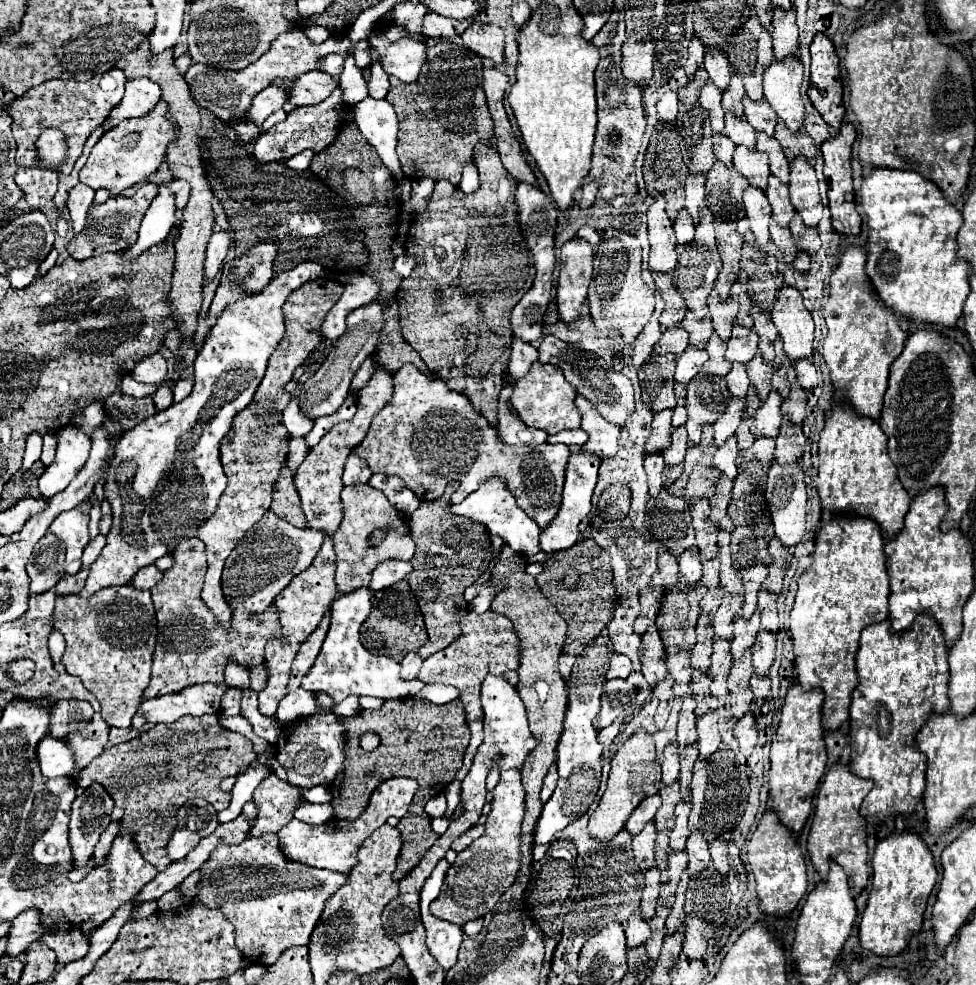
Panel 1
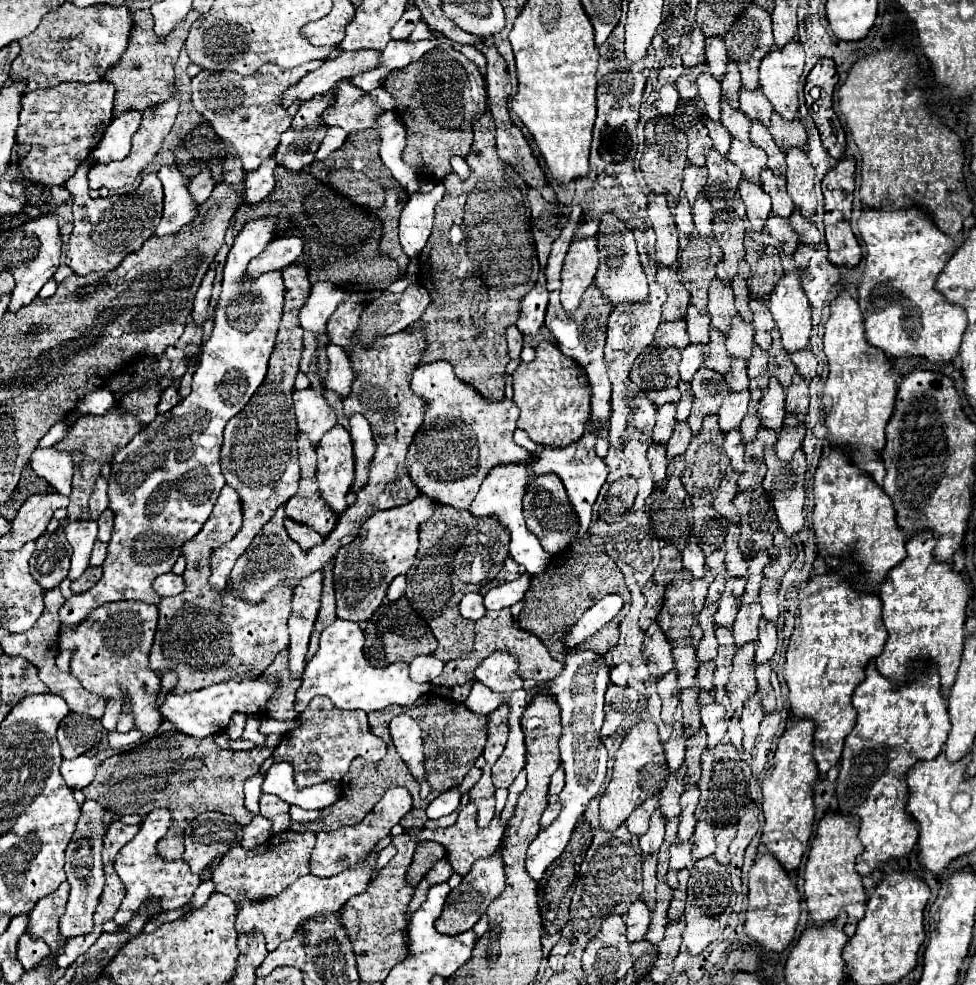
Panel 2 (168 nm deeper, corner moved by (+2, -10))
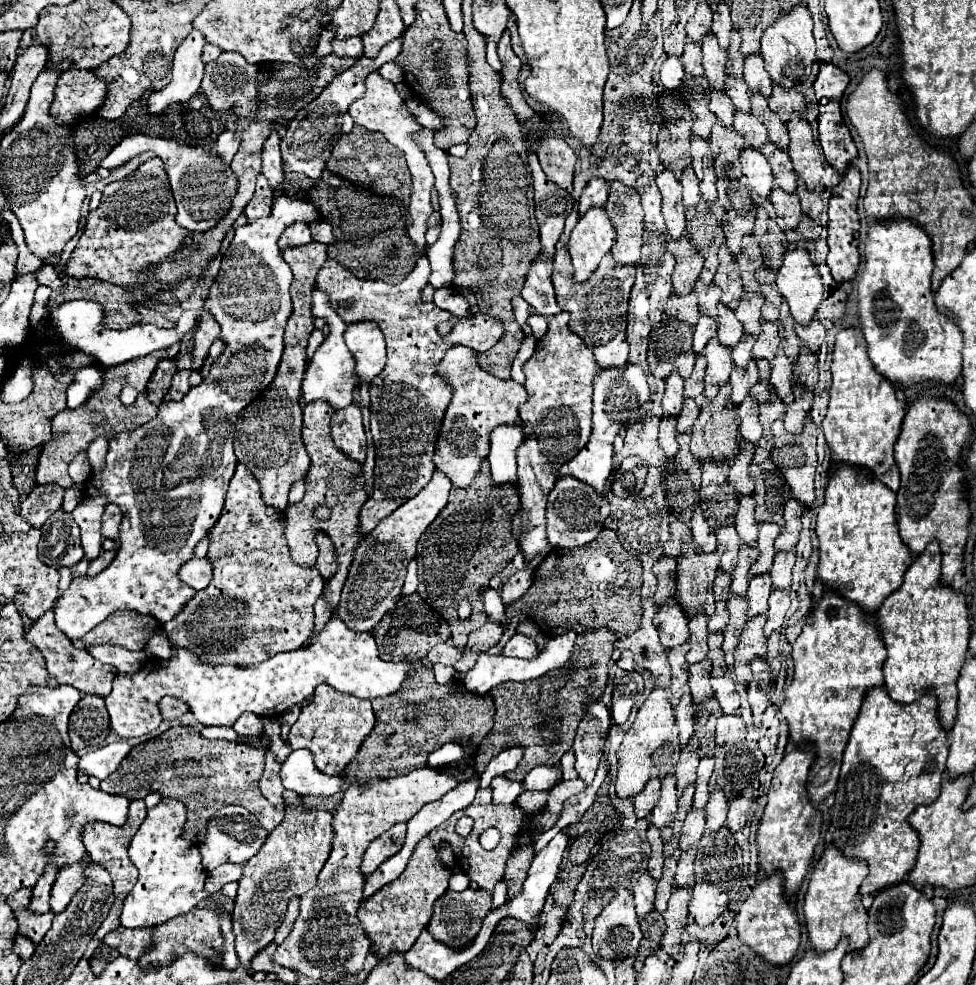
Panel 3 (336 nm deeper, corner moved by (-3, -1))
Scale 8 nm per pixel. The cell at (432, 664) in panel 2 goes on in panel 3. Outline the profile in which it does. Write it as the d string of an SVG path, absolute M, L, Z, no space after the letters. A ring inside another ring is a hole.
M441 643L441 645L435 645L431 651L429 651L429 655L427 655L427 661L429 663L443 663L443 665L455 665L457 663L457 659L461 659L461 655L463 655L463 651L461 649L457 649L457 647L453 647L453 645L449 645L449 643Z

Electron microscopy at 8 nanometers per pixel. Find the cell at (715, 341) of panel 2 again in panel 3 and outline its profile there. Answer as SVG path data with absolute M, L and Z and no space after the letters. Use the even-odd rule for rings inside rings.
M721 303L719 305L719 329L717 329L719 341L725 347L735 347L741 335L743 335L743 325L739 323L739 319L735 319L735 313Z

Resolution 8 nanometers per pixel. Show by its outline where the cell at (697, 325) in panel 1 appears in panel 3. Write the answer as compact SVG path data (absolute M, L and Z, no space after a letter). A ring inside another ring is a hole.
M701 279L695 283L695 293L699 299L699 313L701 315L709 315L709 317L717 317L717 305L719 305L719 287L715 287L715 283L703 283Z

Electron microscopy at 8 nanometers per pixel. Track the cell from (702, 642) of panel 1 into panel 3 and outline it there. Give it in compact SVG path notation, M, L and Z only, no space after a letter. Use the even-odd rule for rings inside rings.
M717 593L717 609L715 609L715 613L709 617L709 631L721 631L721 629L725 629L725 625L727 625L727 621L729 621L729 617L727 617L727 605L725 605L725 601L719 601L719 599L723 599L723 597L719 597L719 593Z

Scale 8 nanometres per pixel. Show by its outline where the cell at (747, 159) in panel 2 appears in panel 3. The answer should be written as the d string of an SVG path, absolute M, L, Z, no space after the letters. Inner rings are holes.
M735 111L735 123L733 127L745 137L745 143L751 147L761 147L767 141L767 127L751 113Z

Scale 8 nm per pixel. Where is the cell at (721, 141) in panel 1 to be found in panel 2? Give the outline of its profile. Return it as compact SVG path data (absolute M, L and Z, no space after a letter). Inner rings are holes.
M708 120L708 122L706 122L706 128L708 128L708 132L710 132L710 138L712 138L712 142L714 142L714 148L716 148L722 156L726 156L728 150L730 150L732 136L726 132L726 128L724 128L720 122Z

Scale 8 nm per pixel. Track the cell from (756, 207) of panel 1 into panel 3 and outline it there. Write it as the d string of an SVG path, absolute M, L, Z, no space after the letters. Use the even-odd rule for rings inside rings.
M753 147L743 149L739 159L751 189L761 197L767 197L773 189L773 171L769 161L759 153L759 149L753 149Z

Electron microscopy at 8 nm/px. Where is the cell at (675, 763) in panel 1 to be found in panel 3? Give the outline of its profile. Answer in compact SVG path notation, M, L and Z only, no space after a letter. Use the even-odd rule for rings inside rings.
M683 693L679 703L675 705L675 717L677 717L677 727L679 727L679 739L683 745L687 745L687 741L691 739L691 735L695 733L695 707L691 701L691 693Z

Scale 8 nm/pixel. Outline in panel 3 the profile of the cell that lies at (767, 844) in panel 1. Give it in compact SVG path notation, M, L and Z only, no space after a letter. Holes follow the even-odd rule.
M771 875L769 879L763 879L753 893L749 895L749 899L745 899L739 907L737 913L737 933L739 939L761 959L765 959L765 963L769 965L777 965L783 967L787 965L793 955L797 953L799 947L799 919L795 909L791 907L791 903L787 903L785 893L783 893L783 879L779 875Z

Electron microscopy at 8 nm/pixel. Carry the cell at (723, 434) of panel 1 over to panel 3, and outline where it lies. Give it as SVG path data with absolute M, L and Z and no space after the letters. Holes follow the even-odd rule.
M751 359L751 363L749 363L747 369L735 367L735 369L731 371L731 387L733 387L731 399L733 399L735 405L739 405L739 403L745 399L745 395L749 393L749 387L751 387L757 379L759 379L759 377L757 377L755 359Z

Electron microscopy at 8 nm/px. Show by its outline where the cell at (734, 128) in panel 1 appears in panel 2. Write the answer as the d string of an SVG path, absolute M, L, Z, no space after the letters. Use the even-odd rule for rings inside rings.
M722 102L722 126L732 134L732 138L746 140L750 144L750 120L740 112L740 108L732 108L728 102Z

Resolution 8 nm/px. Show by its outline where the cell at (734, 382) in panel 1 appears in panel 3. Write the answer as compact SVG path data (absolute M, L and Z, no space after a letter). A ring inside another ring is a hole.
M743 333L743 339L737 343L737 347L733 347L733 361L737 367L747 367L747 363L751 361L753 343L755 343L755 337Z

